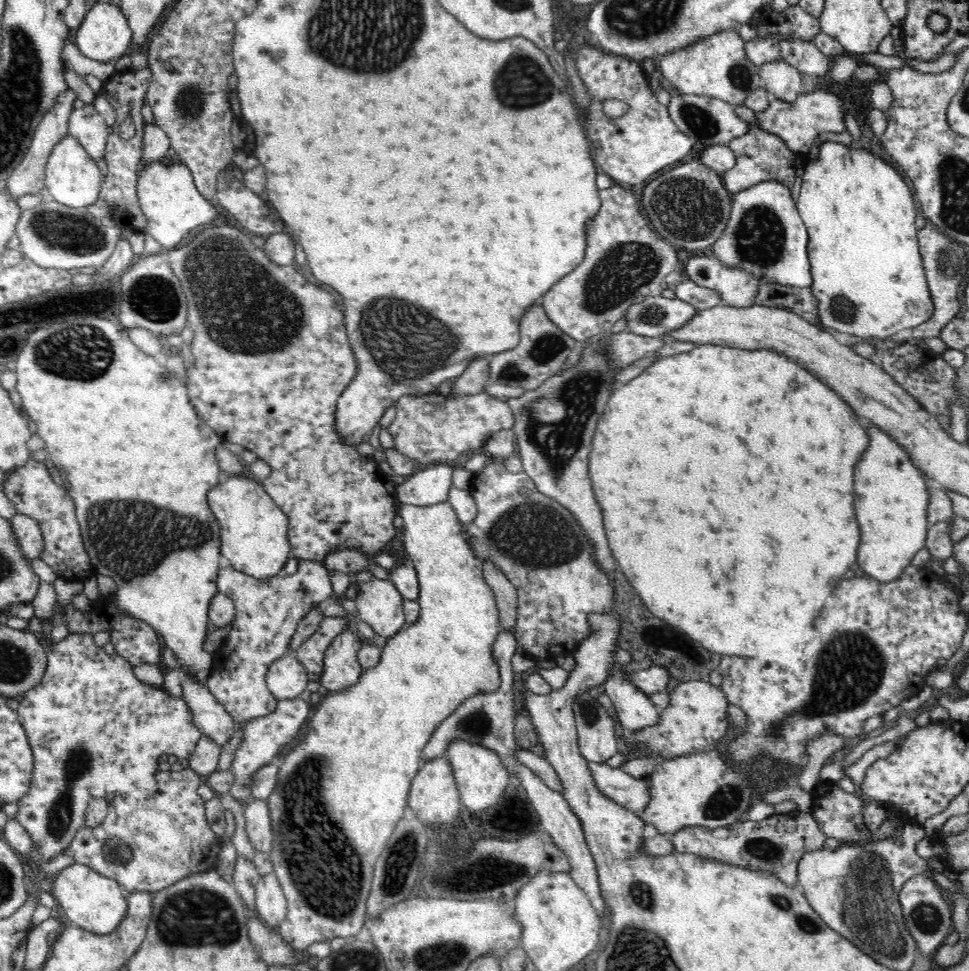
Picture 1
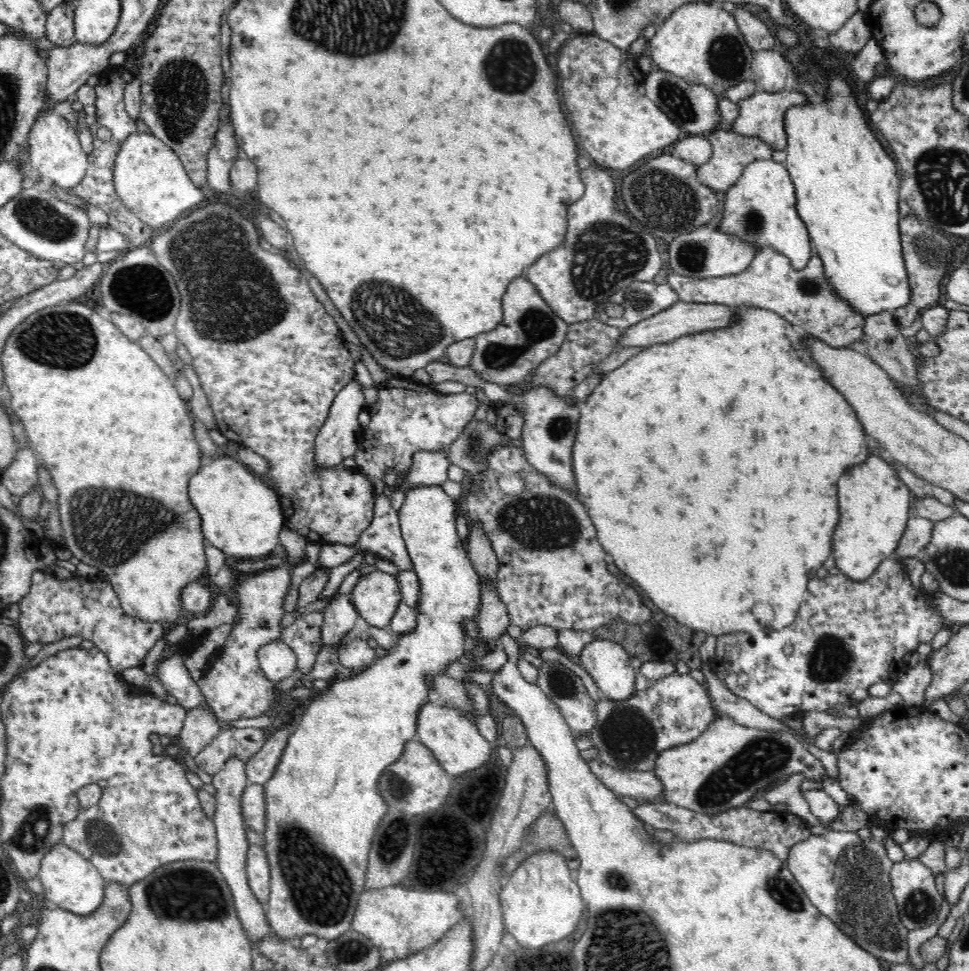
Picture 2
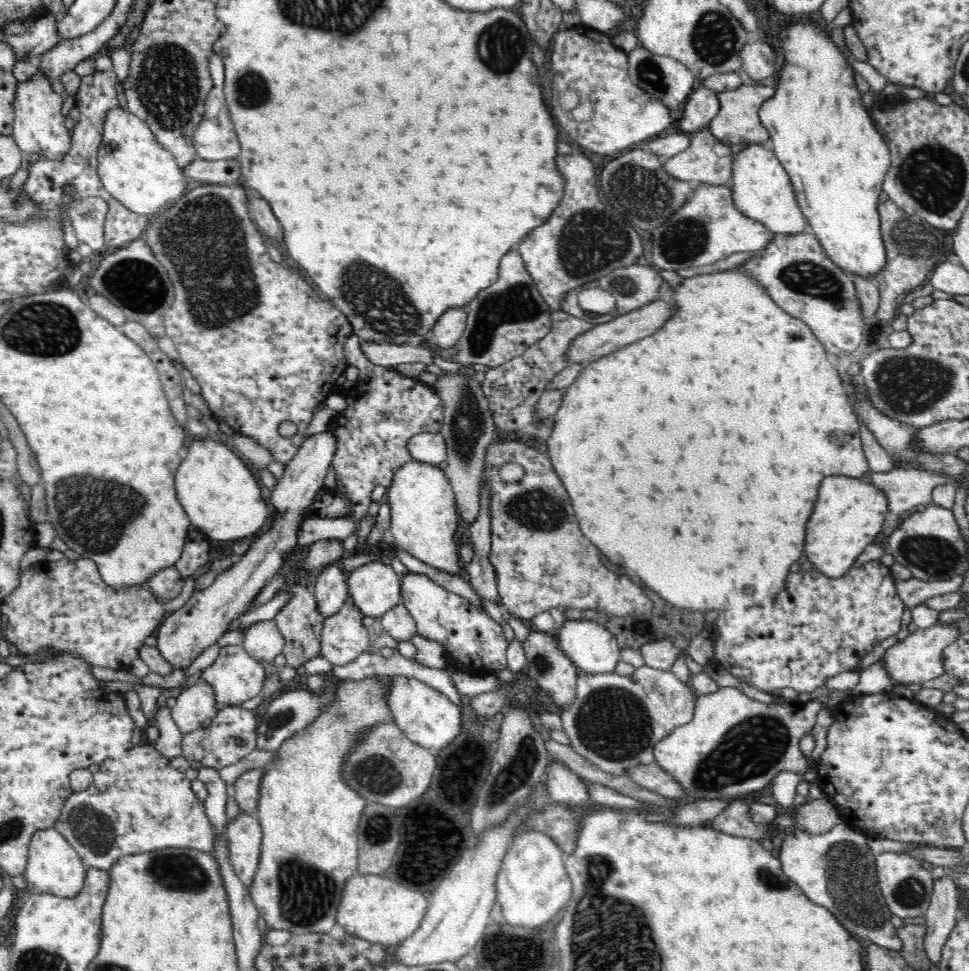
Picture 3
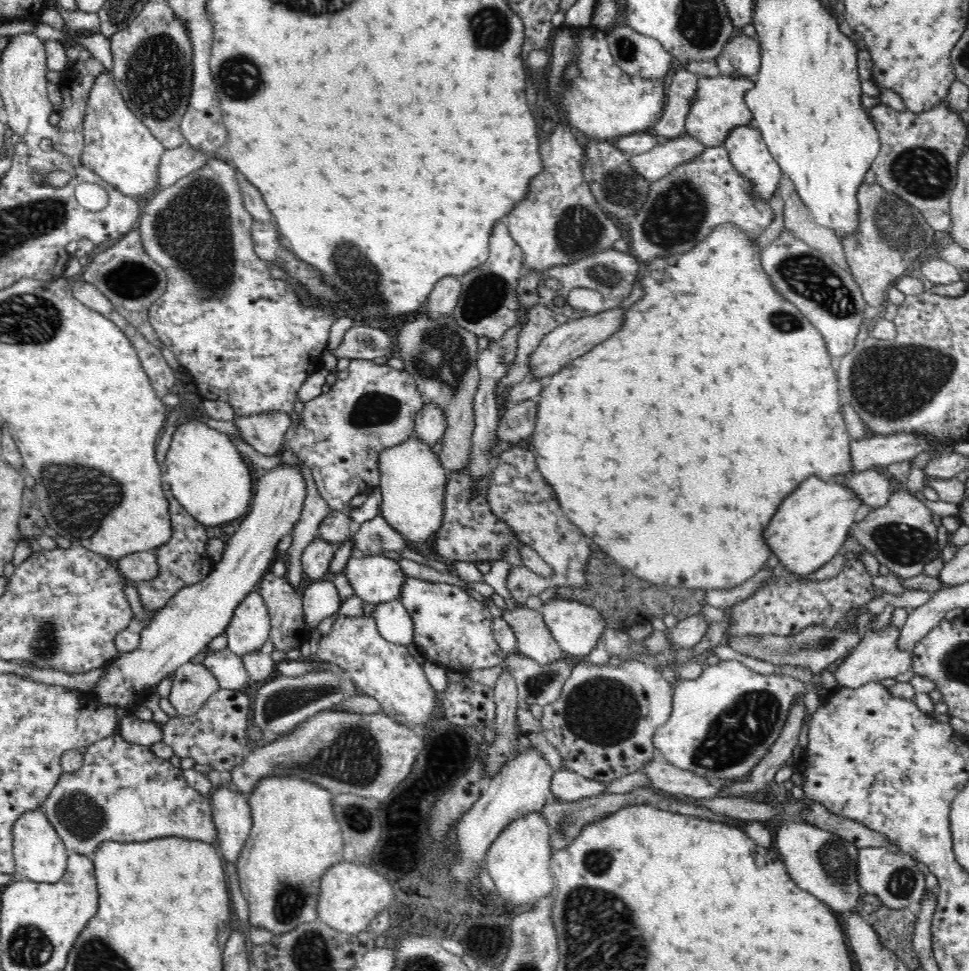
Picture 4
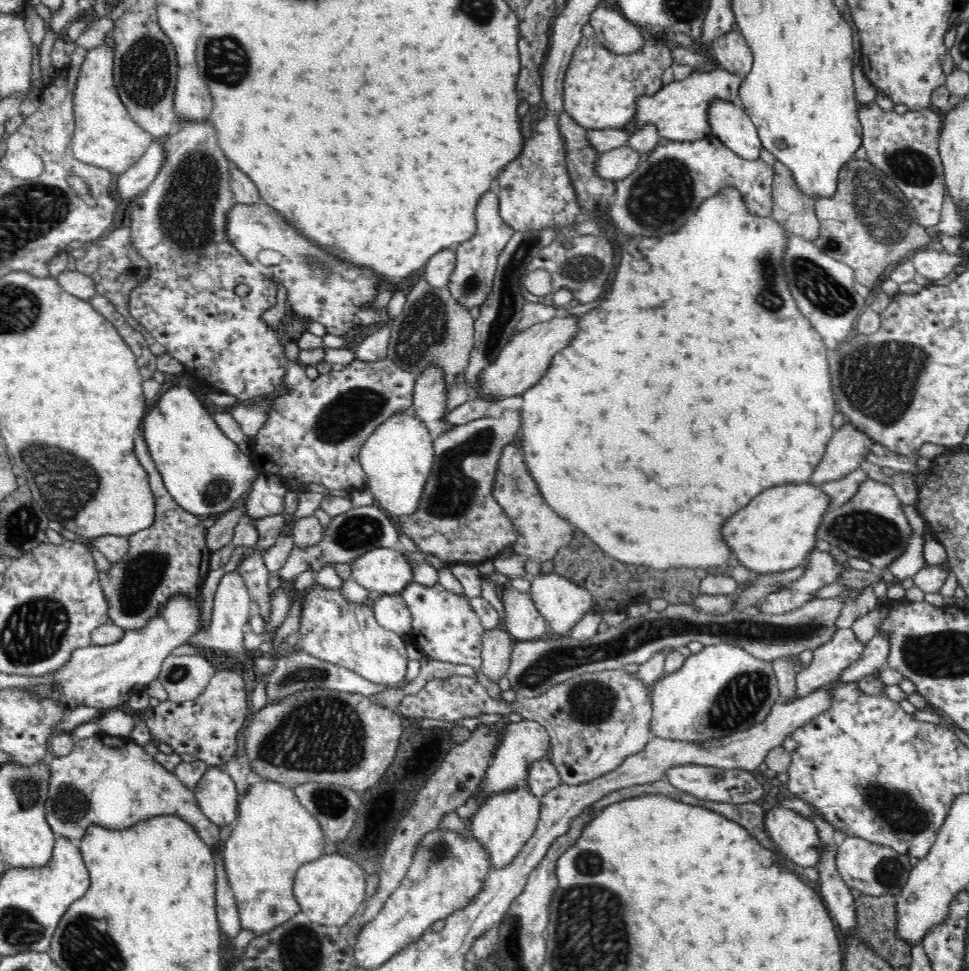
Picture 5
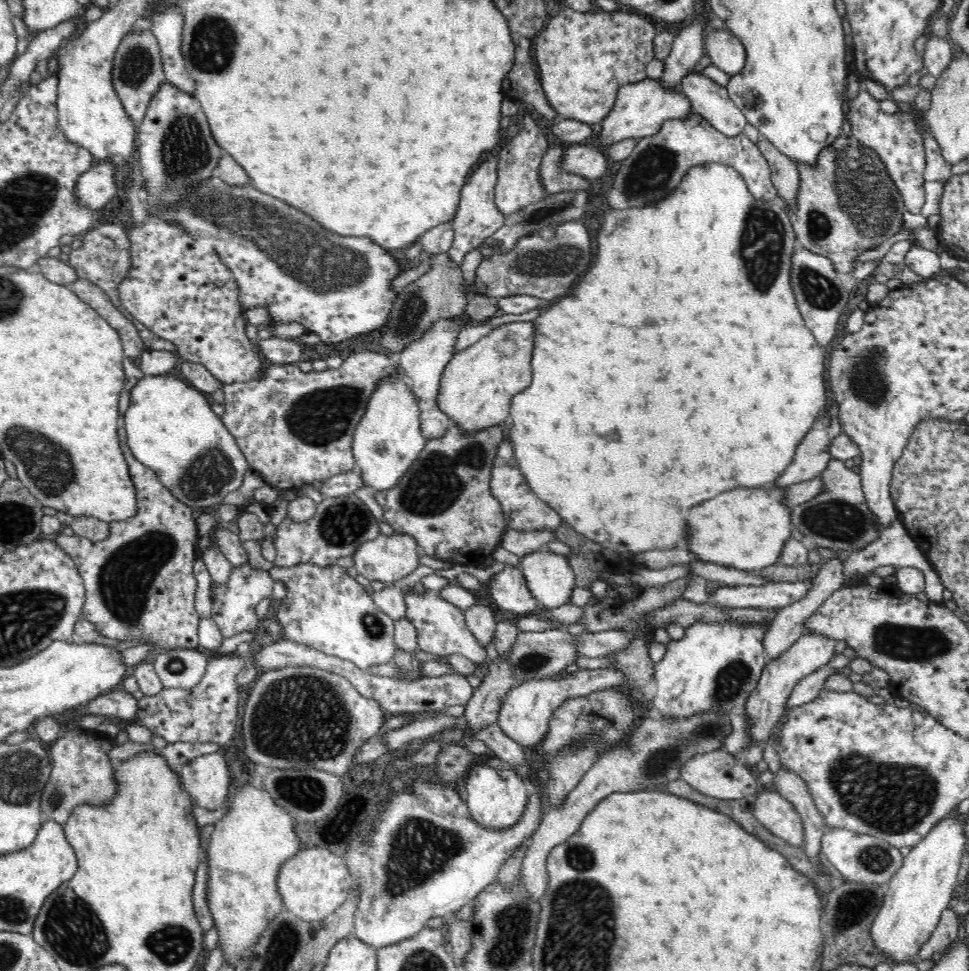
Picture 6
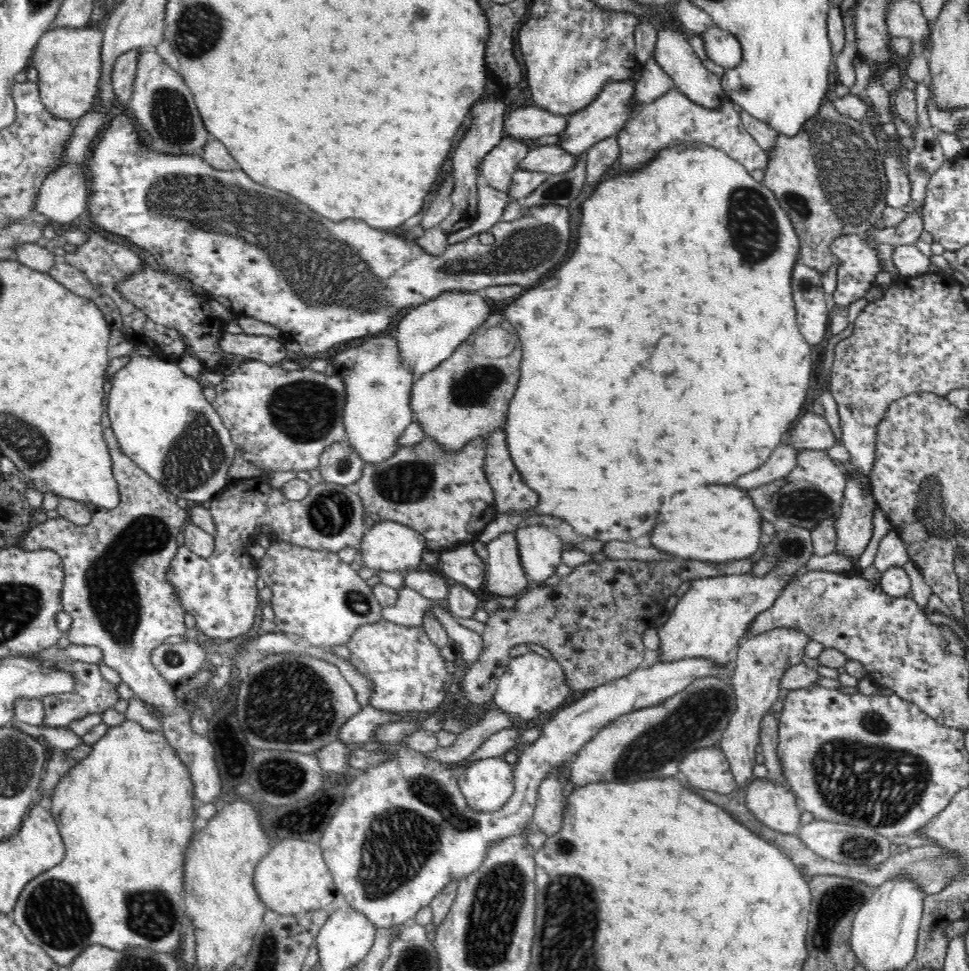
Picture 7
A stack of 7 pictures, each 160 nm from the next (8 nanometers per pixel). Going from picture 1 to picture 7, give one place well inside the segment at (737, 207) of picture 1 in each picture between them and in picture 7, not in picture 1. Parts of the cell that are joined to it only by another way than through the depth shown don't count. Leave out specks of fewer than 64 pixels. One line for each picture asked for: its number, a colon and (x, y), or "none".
2: (759, 208)
3: (761, 188)
4: (749, 154)
5: (728, 122)
6: (710, 100)
7: (673, 53)

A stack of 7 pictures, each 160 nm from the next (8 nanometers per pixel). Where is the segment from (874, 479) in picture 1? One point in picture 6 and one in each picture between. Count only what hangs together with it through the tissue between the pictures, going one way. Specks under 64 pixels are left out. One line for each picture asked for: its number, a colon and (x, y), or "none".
2: (874, 505)
3: (850, 512)
4: (808, 530)
5: (777, 531)
6: (746, 529)

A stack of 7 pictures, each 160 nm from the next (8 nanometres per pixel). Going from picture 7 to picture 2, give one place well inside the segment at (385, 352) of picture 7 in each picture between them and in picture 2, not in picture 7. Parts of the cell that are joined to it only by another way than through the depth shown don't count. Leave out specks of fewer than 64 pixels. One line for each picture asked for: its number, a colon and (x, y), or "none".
2: (322, 803)
3: (424, 522)
4: (412, 480)
5: (397, 458)
6: (388, 439)

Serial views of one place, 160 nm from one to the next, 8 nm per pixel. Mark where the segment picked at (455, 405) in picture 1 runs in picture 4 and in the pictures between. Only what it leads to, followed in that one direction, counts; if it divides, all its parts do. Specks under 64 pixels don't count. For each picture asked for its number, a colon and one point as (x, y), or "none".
2: (409, 416)
3: (386, 410)
4: (371, 407)

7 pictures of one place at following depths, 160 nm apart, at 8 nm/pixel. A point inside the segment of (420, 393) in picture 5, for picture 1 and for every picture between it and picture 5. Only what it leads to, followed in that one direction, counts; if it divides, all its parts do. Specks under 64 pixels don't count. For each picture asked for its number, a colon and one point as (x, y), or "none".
1: (429, 485)
2: (428, 468)
3: (430, 448)
4: (430, 424)

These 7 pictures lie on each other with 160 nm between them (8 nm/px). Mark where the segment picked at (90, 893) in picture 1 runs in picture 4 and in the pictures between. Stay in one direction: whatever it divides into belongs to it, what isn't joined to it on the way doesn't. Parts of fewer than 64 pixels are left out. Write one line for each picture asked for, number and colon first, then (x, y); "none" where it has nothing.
2: (71, 883)
3: (54, 867)
4: (40, 855)

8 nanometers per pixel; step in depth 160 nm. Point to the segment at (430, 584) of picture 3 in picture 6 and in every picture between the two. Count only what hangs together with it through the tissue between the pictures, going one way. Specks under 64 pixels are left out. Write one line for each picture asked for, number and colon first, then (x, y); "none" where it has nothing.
4: (451, 628)
5: (445, 625)
6: (441, 628)

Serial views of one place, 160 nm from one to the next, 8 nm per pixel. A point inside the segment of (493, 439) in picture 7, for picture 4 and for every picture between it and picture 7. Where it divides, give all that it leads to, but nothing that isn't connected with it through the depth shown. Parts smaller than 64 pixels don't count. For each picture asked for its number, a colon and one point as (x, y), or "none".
4: (517, 492)
5: (541, 531)
6: (523, 510)

